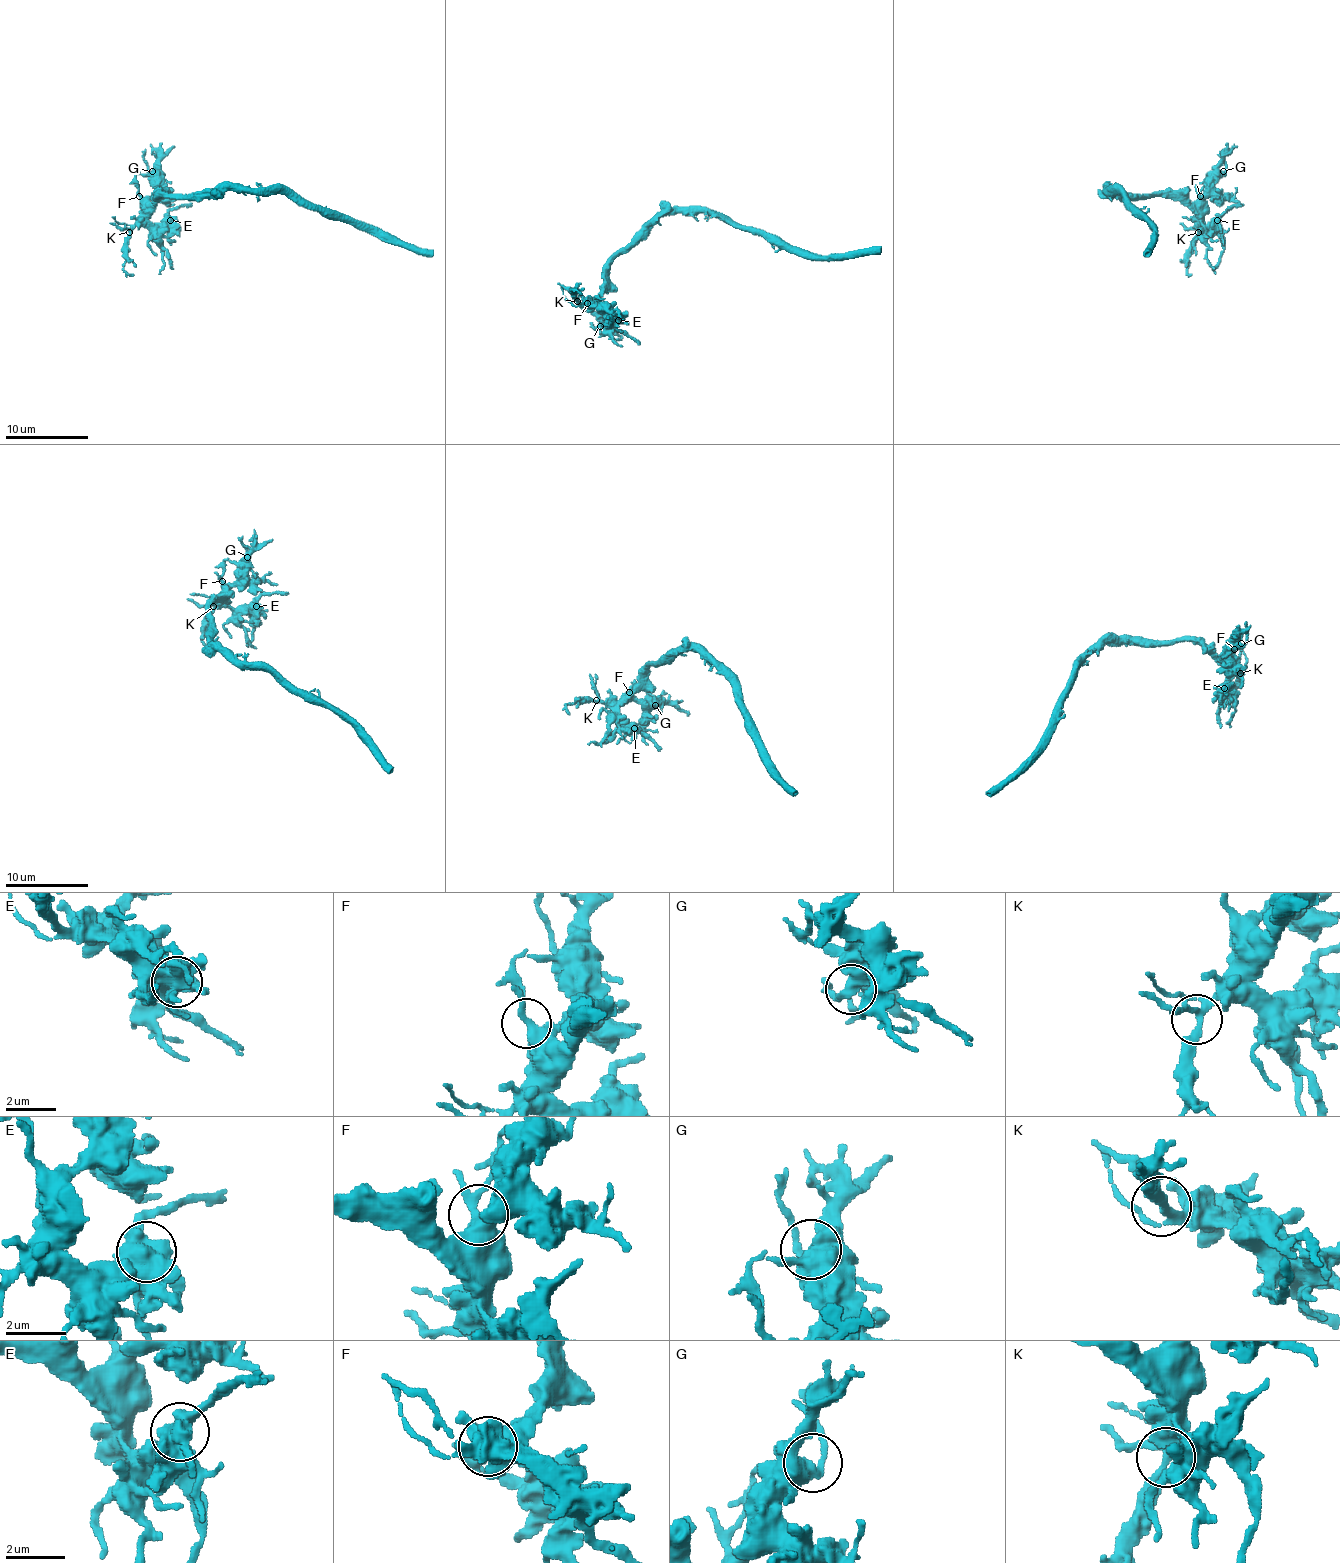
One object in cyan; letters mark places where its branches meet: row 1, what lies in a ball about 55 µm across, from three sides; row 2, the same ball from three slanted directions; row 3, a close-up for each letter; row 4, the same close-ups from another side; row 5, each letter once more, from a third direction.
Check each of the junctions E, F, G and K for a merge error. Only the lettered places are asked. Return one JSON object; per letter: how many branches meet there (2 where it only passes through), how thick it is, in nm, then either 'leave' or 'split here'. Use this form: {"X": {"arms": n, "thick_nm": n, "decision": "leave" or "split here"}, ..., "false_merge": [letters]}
{"E": {"arms": 3, "thick_nm": 650, "decision": "leave"}, "F": {"arms": 3, "thick_nm": 360, "decision": "leave"}, "G": {"arms": 2, "thick_nm": 500, "decision": "leave"}, "K": {"arms": 4, "thick_nm": 260, "decision": "leave"}, "false_merge": []}

